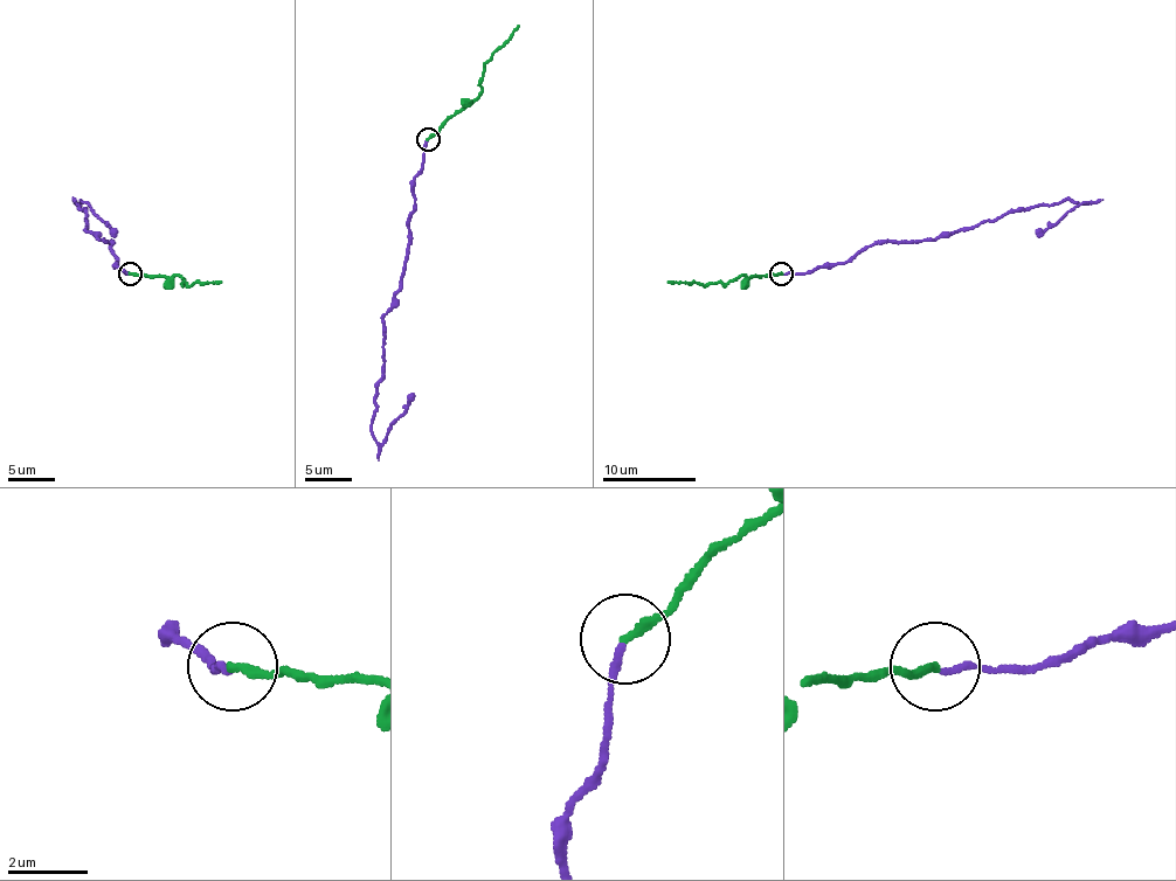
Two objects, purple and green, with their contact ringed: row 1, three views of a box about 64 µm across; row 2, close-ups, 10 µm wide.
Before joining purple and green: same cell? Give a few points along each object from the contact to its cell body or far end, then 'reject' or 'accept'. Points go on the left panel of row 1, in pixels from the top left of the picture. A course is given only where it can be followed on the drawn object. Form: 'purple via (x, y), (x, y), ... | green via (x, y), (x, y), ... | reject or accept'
purple via (130, 273), (116, 264), (111, 241), (85, 229), (85, 210), (74, 199), (90, 206), (116, 236) | green via (130, 273), (181, 278), (188, 285), (221, 281) | accept

